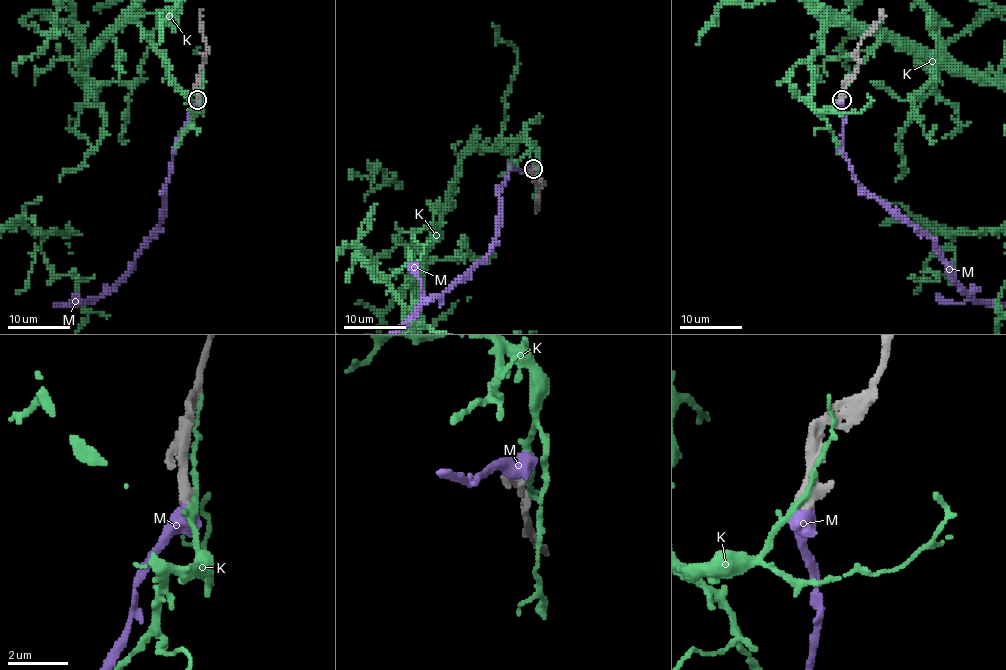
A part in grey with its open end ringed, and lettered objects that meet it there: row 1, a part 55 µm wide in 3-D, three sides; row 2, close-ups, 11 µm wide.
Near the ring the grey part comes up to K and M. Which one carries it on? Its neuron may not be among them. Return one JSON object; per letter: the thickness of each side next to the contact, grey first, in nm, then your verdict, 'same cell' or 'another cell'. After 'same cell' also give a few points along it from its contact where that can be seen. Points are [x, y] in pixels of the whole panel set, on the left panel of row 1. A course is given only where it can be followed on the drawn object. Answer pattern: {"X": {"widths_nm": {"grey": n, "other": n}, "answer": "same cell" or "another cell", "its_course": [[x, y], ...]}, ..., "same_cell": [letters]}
{"K": {"widths_nm": {"grey": 550, "other": 170}, "answer": "another cell"}, "M": {"widths_nm": {"grey": 480, "other": 650}, "answer": "same cell"}, "same_cell": ["M"]}

